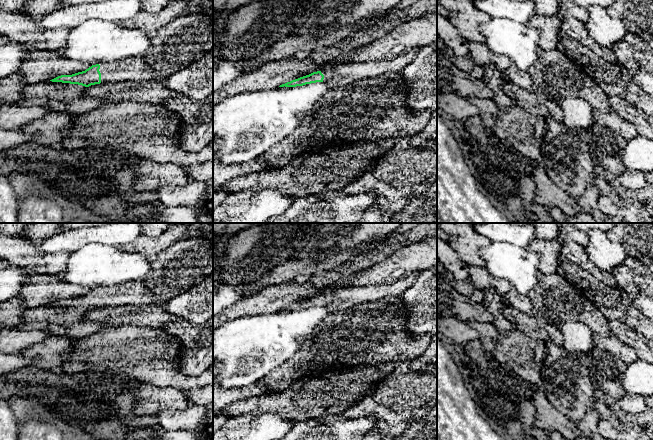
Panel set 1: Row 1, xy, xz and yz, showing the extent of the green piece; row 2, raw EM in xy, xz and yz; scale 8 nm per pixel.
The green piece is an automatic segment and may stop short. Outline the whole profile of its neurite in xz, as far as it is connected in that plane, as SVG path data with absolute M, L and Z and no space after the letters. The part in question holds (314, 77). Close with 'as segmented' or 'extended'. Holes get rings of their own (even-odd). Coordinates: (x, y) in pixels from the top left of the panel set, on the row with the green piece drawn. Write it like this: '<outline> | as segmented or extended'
M414 48L410 52L392 60L377 60L328 67L282 84L279 87L296 87L324 81L329 85L330 89L333 89L385 73L400 73L414 60L419 50L419 48Z | extended

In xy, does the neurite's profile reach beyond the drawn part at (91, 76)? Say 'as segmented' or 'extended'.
extended

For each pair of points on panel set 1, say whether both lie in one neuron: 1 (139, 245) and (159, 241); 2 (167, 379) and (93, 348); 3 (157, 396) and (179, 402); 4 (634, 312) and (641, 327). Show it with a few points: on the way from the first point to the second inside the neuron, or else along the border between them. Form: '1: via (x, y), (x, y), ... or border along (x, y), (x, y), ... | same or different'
1: via (144, 245), (154, 245) | same
2: via (149, 361), (139, 352), (111, 350) | same
3: via (162, 398), (174, 398) | same
4: via (634, 316), (639, 323) | same

